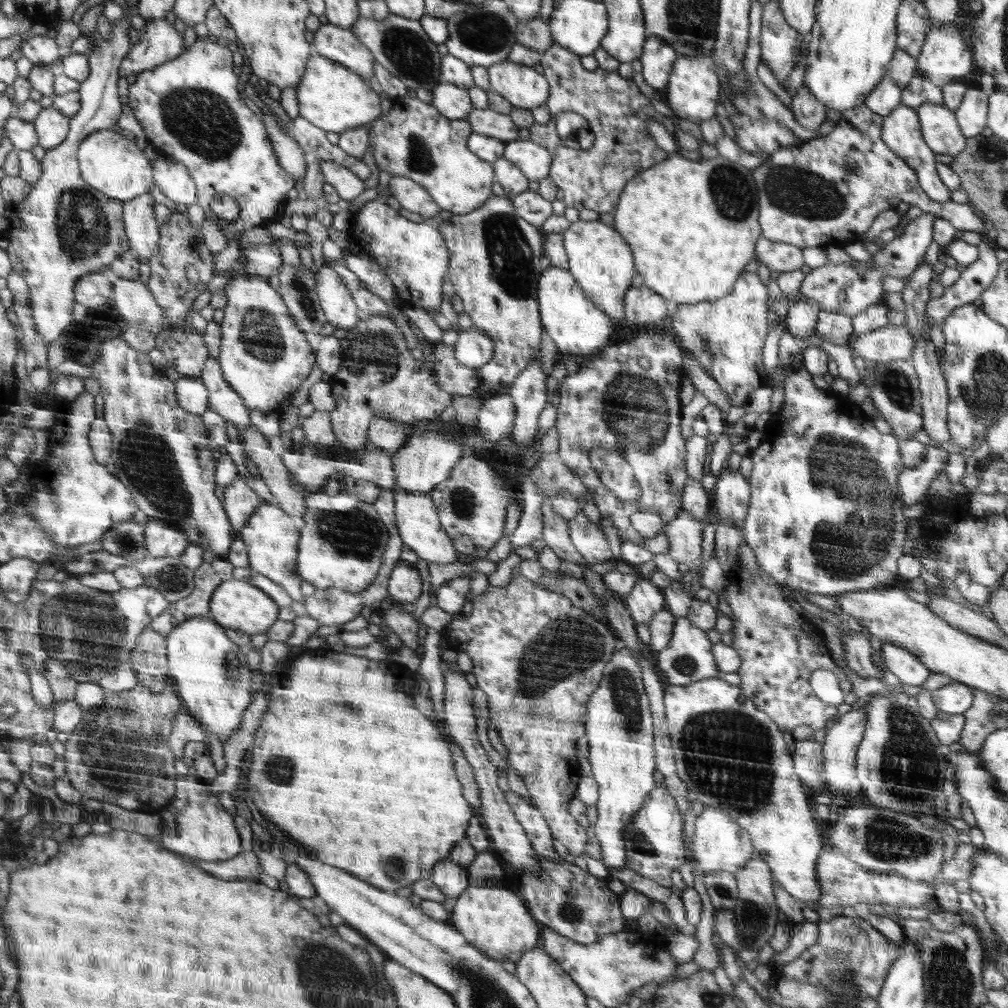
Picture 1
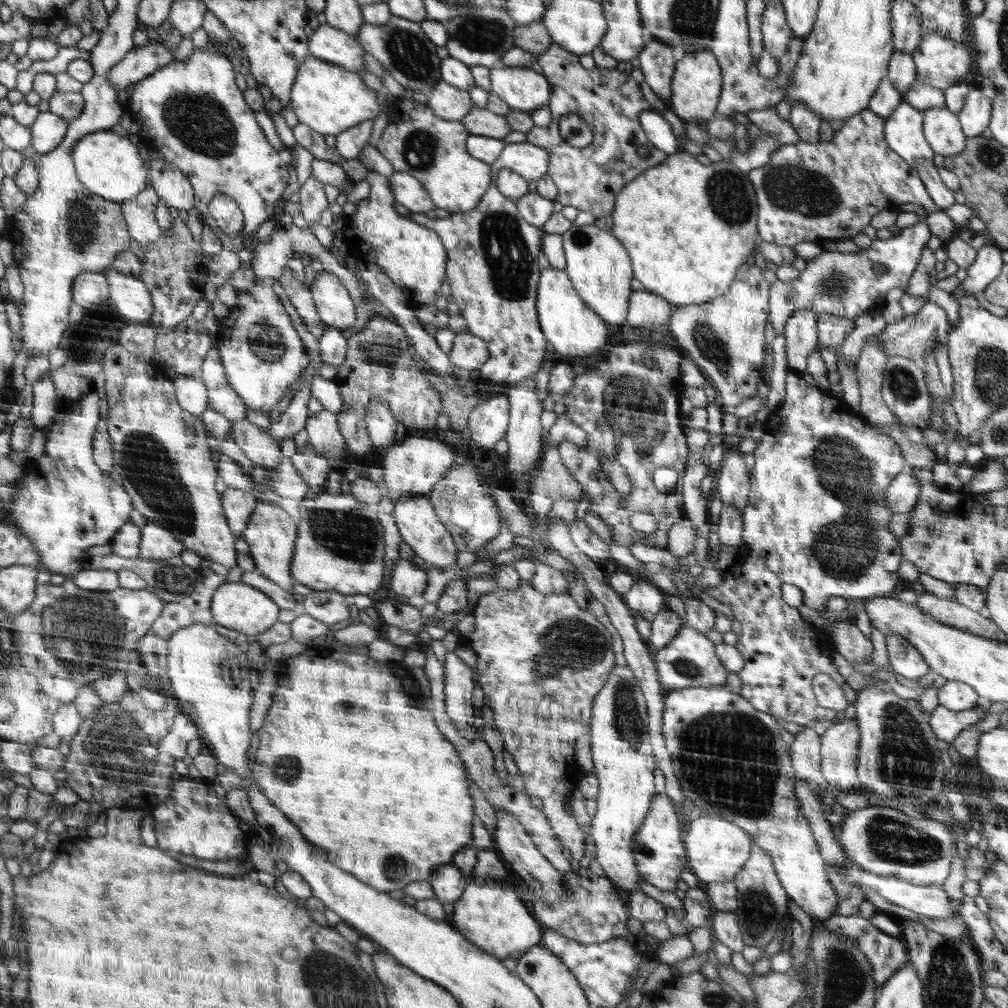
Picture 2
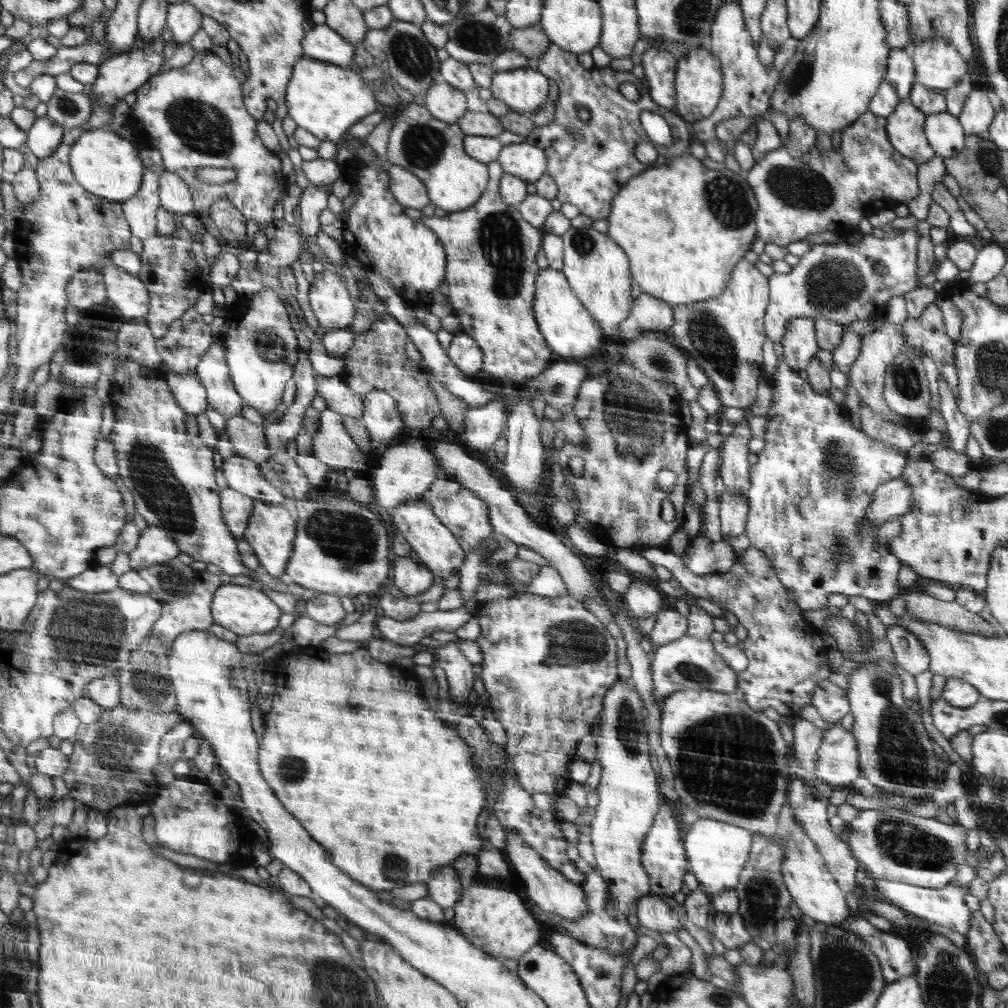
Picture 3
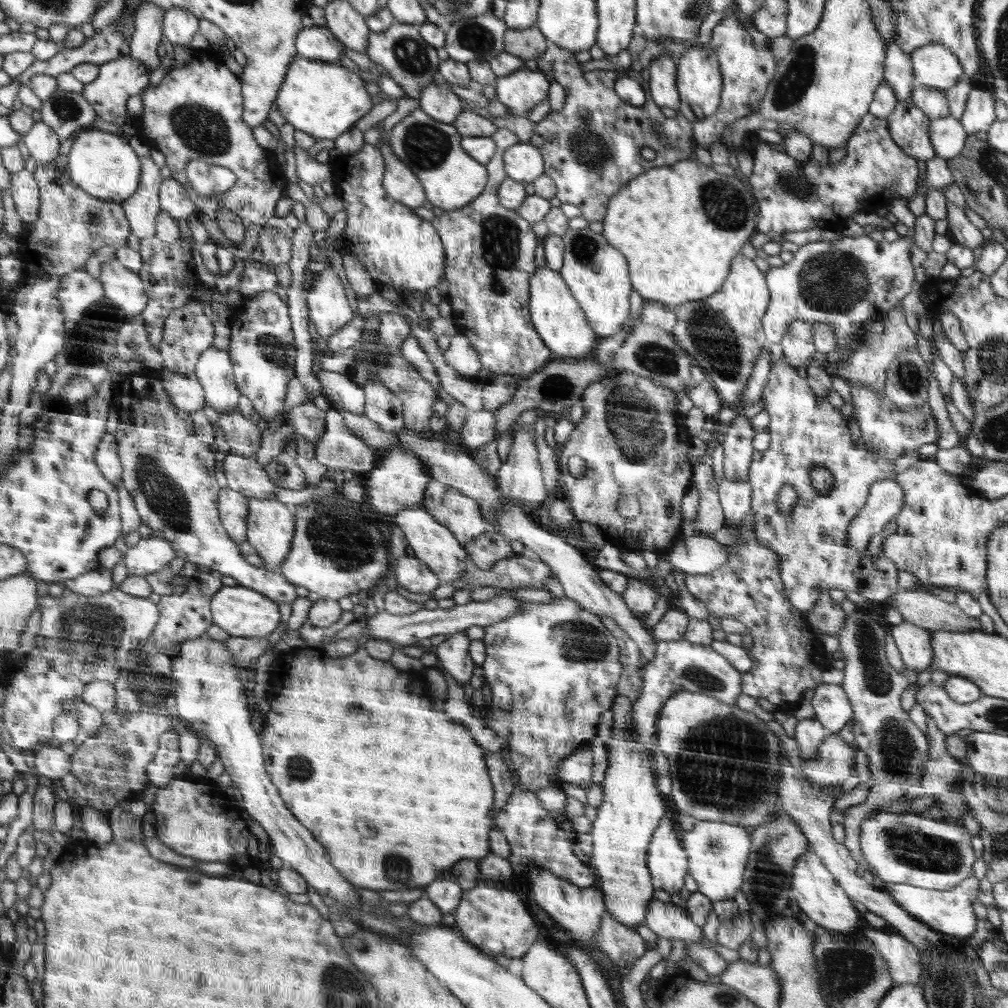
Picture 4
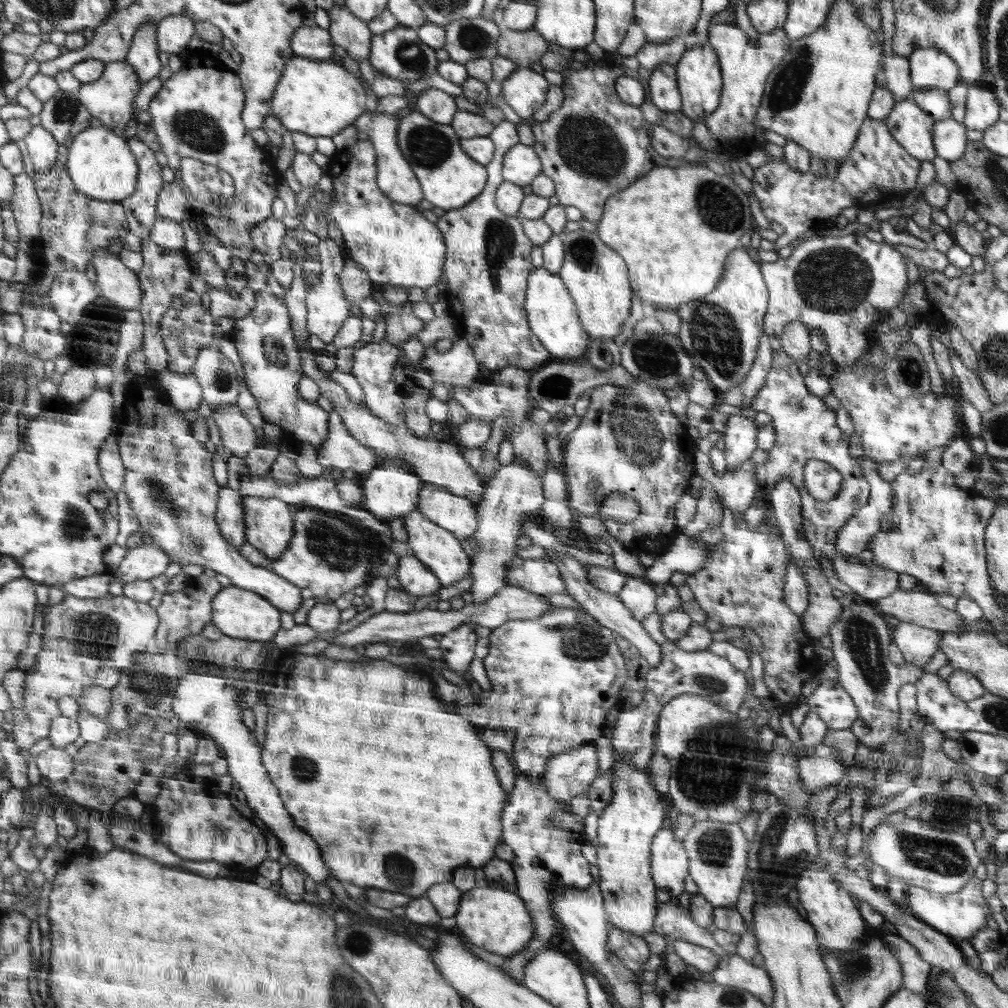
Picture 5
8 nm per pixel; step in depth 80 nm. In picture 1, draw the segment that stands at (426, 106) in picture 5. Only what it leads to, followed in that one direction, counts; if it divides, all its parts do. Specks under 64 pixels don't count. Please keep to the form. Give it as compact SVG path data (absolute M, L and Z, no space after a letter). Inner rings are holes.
M438 82L431 91L433 96L432 105L435 105L449 119L466 119L473 109L466 87L459 87L447 82Z

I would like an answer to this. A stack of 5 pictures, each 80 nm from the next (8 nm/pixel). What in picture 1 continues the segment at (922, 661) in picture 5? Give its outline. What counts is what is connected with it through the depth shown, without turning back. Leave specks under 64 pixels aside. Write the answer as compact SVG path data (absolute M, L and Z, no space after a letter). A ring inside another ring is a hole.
M891 642L883 643L882 657L886 661L888 672L892 672L903 684L910 686L921 686L928 680L931 670L920 663L916 656L905 648L900 648Z

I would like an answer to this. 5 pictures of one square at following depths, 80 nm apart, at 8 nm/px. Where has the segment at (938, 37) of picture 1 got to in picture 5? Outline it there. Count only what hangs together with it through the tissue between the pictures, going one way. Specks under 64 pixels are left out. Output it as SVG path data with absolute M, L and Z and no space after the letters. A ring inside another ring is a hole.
M938 47L919 48L911 52L907 59L915 90L950 90L960 82L959 70L954 59Z

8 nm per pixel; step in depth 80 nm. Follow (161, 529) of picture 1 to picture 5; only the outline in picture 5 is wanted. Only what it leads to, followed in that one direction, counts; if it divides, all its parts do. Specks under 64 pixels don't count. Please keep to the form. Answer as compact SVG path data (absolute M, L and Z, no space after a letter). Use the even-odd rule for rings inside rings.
M140 543L127 550L120 566L110 570L109 576L112 581L117 577L123 583L136 579L150 580L163 575L170 562L171 557L161 546L156 543Z

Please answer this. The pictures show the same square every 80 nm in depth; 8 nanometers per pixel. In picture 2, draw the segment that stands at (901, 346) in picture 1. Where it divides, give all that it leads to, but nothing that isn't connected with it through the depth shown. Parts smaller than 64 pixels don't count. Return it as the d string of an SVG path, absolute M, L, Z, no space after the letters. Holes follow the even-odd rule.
M989 241L977 251L974 262L966 269L967 276L953 290L951 297L958 301L963 294L970 296L982 292L1000 274L1003 264L1001 248ZM928 300L915 315L907 315L894 324L887 324L882 332L877 333L877 340L881 342L887 356L904 356L922 366L923 356L928 351L933 352L936 345L944 345L948 348L948 328L945 327L947 322L946 311L940 308L938 303Z

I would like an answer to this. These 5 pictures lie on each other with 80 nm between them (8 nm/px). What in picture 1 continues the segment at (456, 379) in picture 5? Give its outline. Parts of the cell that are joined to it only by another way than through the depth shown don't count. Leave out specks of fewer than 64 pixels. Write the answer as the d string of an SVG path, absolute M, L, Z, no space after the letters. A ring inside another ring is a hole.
M474 326L459 331L458 339L452 347L460 364L476 370L483 367L495 354L495 345L491 337Z

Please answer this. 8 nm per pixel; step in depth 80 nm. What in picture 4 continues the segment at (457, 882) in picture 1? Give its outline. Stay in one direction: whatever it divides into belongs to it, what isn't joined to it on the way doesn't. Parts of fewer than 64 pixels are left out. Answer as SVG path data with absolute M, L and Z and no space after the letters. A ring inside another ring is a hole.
M452 872L443 875L444 878L434 880L432 884L428 884L424 889L424 894L432 901L440 910L440 914L445 916L453 914L462 899L463 890L454 882Z

